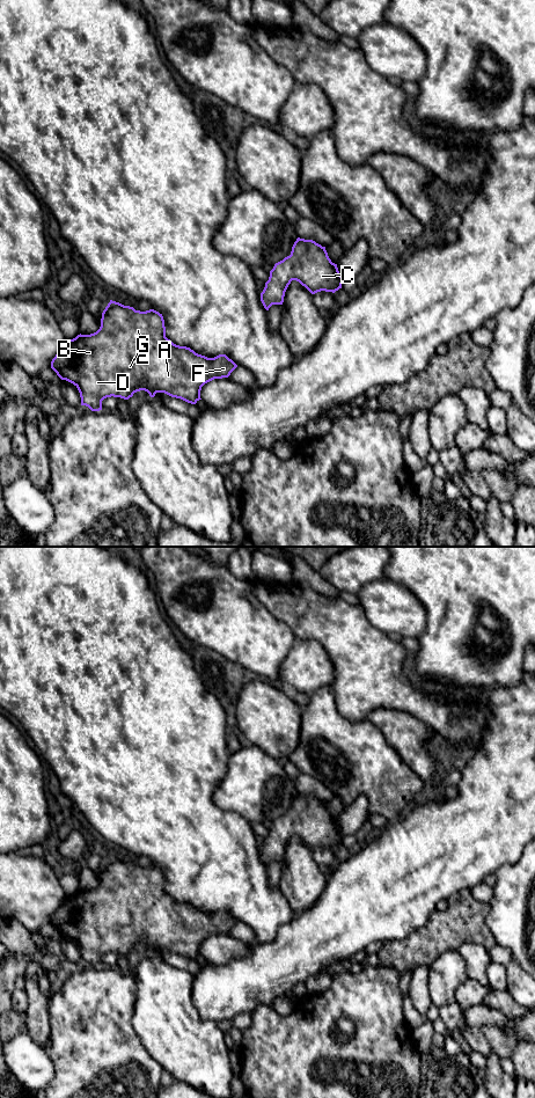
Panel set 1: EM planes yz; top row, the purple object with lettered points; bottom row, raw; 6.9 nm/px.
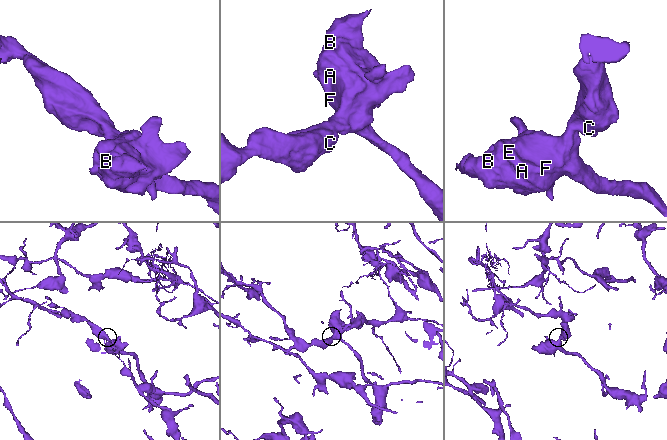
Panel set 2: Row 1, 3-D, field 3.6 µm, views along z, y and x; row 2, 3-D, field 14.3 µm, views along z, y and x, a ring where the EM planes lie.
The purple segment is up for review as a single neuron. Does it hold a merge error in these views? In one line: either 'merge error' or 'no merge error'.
no merge error

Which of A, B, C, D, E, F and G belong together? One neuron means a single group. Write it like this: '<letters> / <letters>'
A B C D E F G

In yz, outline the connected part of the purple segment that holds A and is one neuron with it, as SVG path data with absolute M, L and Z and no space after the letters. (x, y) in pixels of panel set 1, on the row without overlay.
M112 856L102 869L100 885L94 890L80 890L75 894L66 896L51 917L51 924L57 931L78 944L81 961L88 962L91 967L102 966L102 957L107 953L129 956L140 946L147 947L151 953L154 953L156 949L164 949L196 960L201 956L200 946L205 939L214 935L228 934L236 923L237 921L226 910L207 914L196 909L190 903L174 900L166 893L164 876L159 868L154 865L140 868Z

